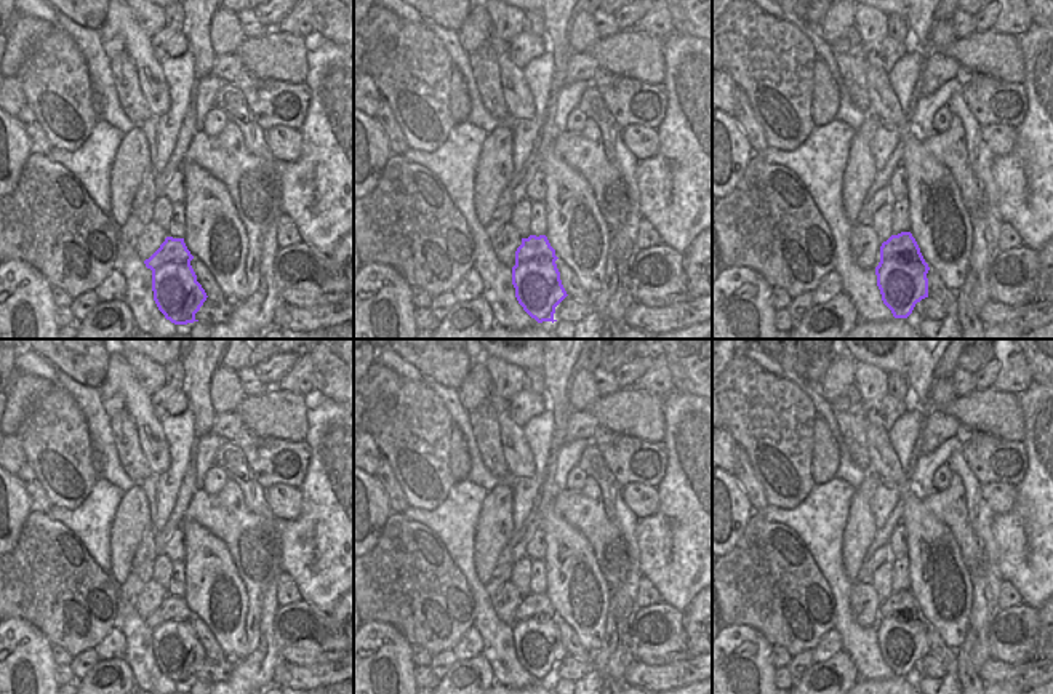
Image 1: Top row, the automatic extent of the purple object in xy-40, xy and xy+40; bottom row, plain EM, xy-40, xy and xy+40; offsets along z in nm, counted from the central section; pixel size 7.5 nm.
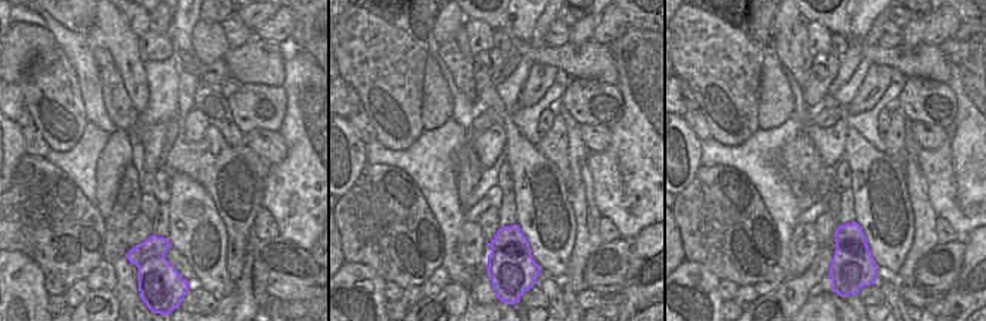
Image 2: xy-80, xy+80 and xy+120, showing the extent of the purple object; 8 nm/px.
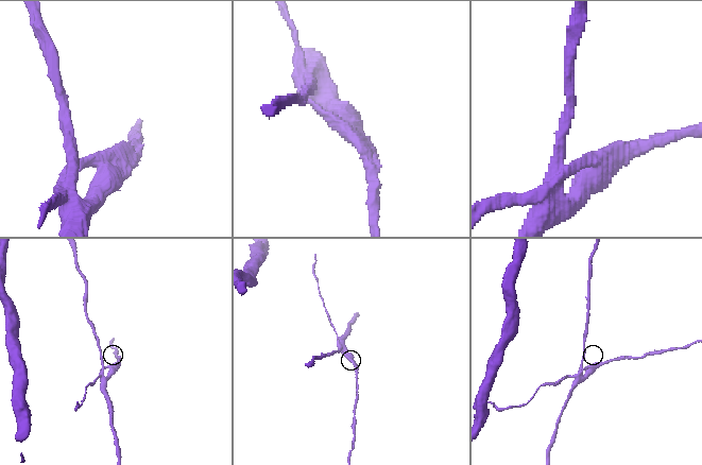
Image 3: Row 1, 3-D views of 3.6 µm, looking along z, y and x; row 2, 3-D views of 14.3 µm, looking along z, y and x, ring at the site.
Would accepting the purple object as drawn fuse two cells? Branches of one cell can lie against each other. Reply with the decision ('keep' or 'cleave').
cleave

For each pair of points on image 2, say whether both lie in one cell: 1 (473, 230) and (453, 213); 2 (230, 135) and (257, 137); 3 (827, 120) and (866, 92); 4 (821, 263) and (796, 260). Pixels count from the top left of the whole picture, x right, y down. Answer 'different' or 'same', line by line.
1: different
2: different
3: same
4: different

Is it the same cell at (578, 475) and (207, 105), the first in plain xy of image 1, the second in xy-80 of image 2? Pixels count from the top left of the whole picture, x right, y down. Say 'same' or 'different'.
different

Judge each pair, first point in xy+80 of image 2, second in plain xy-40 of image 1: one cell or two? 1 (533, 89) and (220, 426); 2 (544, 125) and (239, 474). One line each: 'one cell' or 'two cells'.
1: one cell
2: two cells

